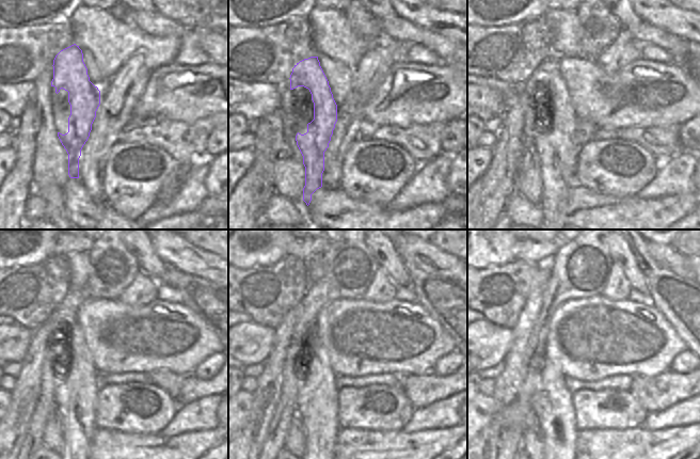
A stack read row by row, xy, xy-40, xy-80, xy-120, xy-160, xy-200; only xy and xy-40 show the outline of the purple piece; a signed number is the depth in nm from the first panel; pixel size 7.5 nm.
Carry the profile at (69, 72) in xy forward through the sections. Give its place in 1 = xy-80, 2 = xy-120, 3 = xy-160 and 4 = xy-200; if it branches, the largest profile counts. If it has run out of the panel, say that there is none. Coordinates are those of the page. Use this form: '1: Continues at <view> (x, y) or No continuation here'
1: Continues at xy-80 (556, 149)
2: Continues at xy-120 (77, 391)
3: Continues at xy-160 (317, 399)
4: Continues at xy-200 (552, 404).

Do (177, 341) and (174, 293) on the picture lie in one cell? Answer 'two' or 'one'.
two

